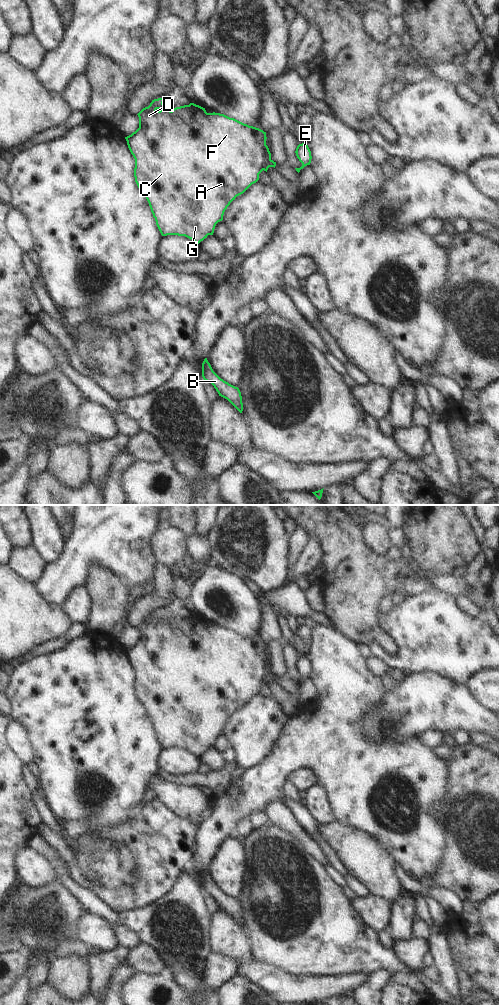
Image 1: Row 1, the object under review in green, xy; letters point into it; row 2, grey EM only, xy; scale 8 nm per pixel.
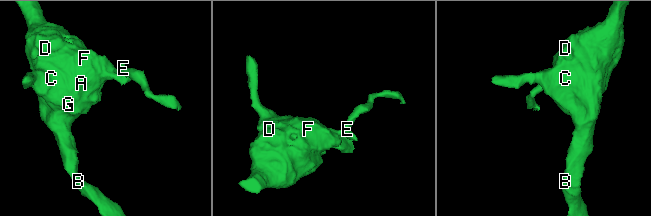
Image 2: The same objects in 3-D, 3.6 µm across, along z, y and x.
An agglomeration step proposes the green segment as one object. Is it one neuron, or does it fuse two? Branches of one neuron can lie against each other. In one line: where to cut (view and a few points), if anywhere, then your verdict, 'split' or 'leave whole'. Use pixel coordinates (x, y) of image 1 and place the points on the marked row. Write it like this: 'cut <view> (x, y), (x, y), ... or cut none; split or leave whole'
cut xy (302, 164), (304, 166); split

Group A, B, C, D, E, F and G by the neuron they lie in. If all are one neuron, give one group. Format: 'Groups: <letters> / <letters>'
Groups: A B C D F G / E.

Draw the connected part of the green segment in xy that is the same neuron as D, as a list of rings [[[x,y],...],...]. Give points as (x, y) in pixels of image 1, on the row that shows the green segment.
[[[167,97],[152,100],[148,107],[143,108],[137,115],[139,117],[139,128],[131,135],[125,137],[128,148],[135,159],[134,177],[138,188],[145,195],[156,225],[162,236],[178,235],[185,236],[191,239],[196,244],[199,244],[208,235],[213,235],[215,226],[223,220],[223,215],[230,203],[235,198],[243,194],[252,184],[259,180],[259,174],[264,170],[267,172],[269,167],[276,166],[276,162],[271,159],[271,153],[266,145],[266,132],[263,130],[244,124],[234,118],[230,118],[220,113],[207,113],[205,108],[190,103],[174,108],[172,111],[163,104]]]

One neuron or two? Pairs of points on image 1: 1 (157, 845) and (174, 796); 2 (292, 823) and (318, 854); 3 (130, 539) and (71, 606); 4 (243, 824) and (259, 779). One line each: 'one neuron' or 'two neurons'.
1: two neurons
2: one neuron
3: two neurons
4: two neurons

